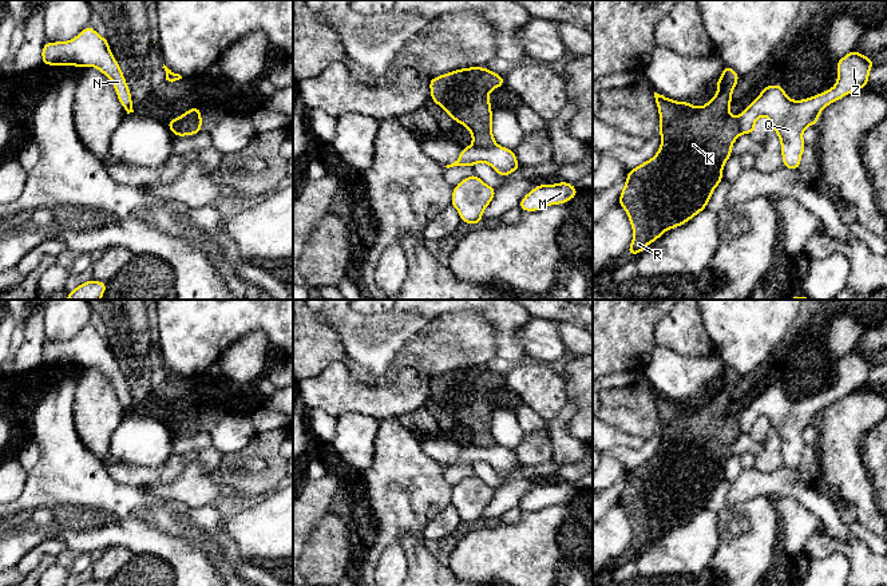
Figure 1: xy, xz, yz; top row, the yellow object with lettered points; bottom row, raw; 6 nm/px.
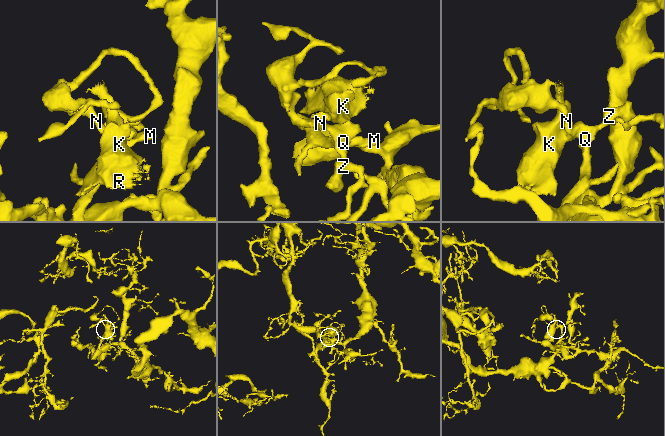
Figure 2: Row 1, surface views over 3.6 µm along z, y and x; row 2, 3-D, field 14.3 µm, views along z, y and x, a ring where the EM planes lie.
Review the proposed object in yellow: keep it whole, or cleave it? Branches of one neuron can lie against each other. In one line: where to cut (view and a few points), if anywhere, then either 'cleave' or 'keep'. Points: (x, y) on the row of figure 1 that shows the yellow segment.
xy (194, 111), (187, 111), (181, 118), (181, 123), (171, 130) | cleave

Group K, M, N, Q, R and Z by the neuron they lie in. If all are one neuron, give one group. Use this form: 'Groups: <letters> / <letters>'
Groups: K R / M N Q Z

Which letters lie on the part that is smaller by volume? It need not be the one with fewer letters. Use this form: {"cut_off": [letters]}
{"cut_off": ["K", "R"]}

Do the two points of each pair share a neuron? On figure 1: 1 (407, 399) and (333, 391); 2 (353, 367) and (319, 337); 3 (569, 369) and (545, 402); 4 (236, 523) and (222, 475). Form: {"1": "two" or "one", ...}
{"1": "one", "2": "one", "3": "two", "4": "two"}

